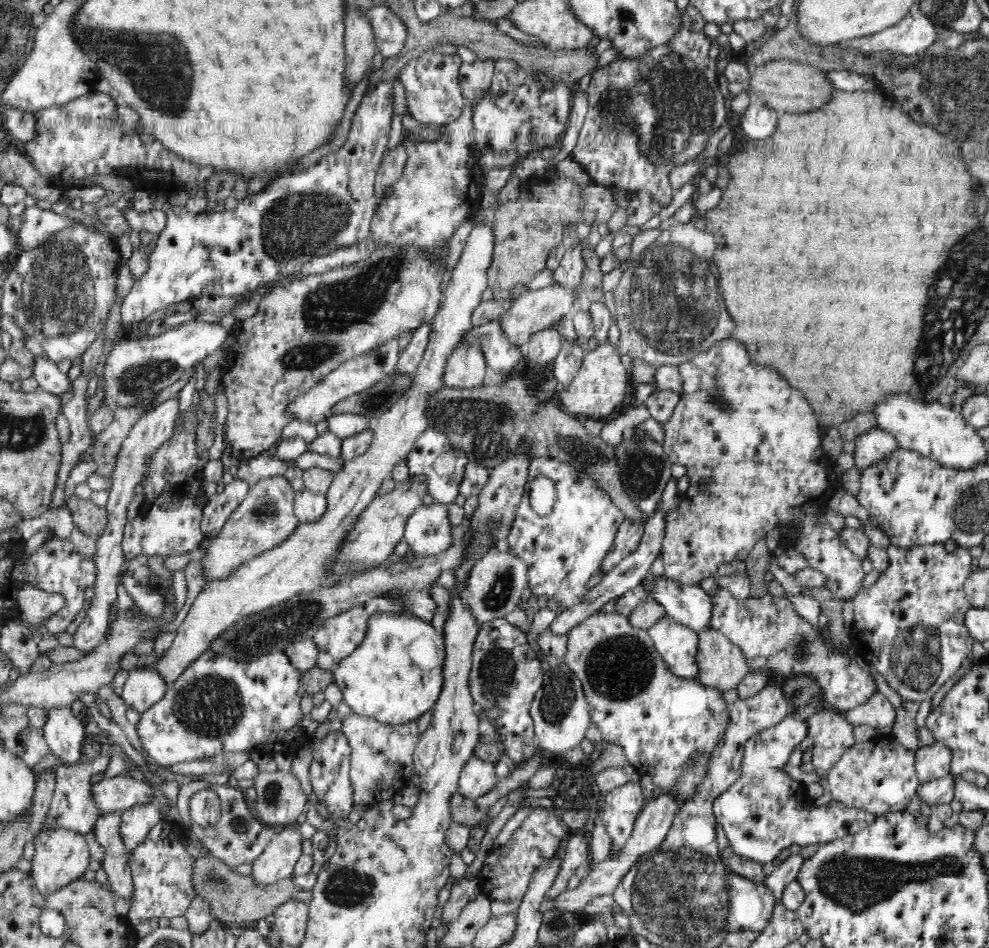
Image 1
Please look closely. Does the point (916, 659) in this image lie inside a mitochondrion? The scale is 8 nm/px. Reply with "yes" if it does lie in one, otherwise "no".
yes

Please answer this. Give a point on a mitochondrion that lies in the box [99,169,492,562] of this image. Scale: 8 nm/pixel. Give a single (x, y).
(329, 312)

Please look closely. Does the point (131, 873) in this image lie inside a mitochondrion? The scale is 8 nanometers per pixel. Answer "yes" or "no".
no

